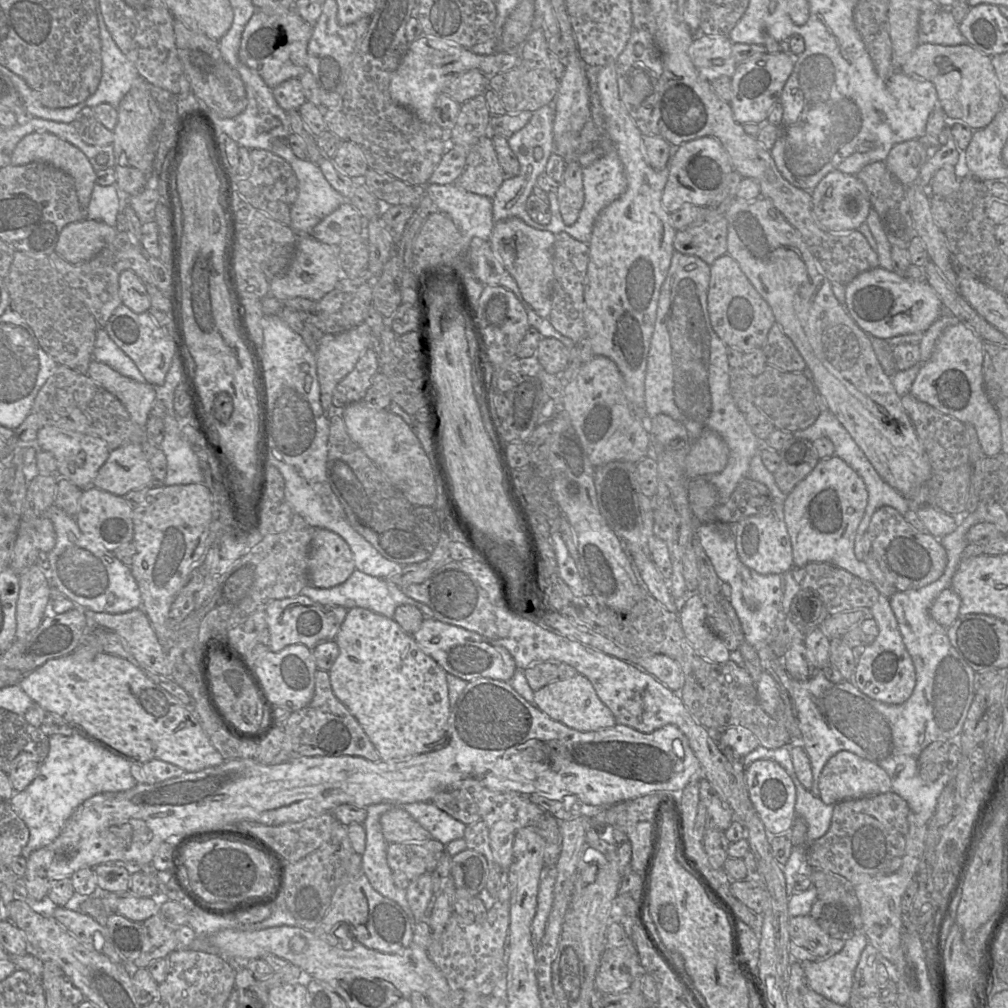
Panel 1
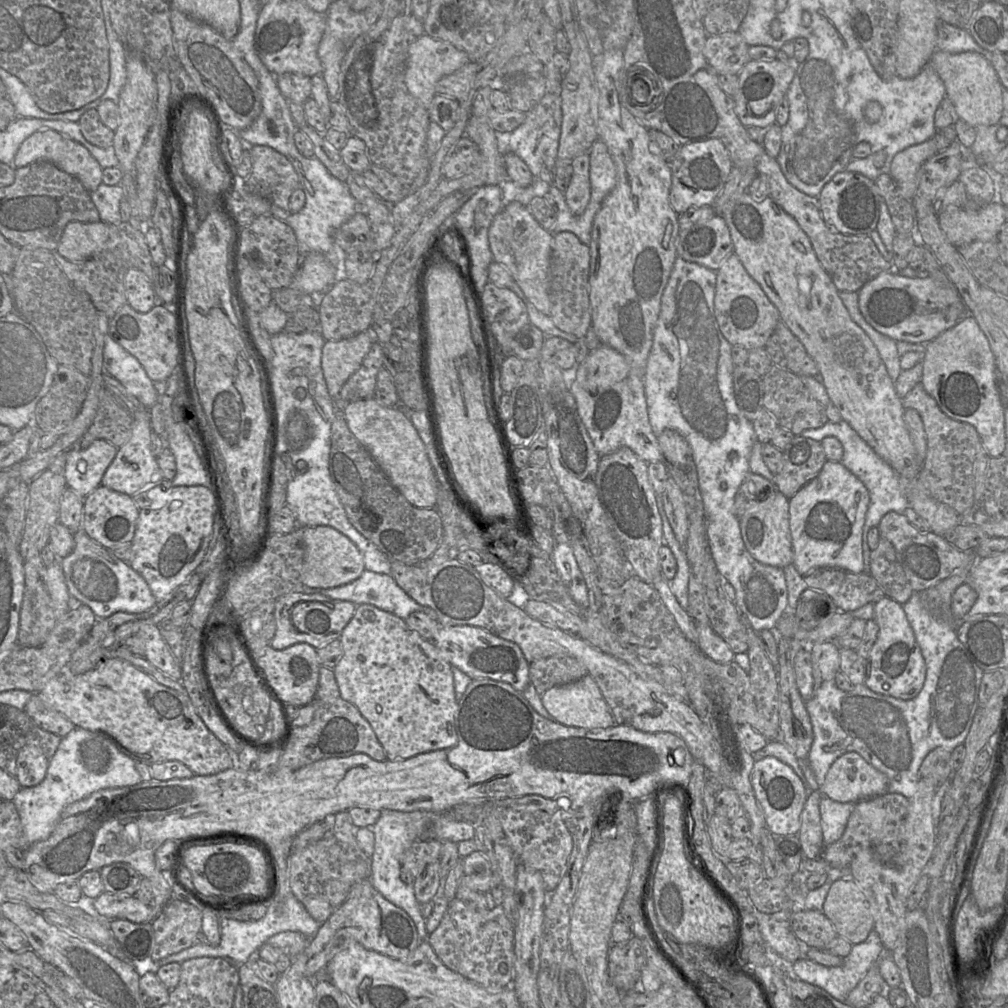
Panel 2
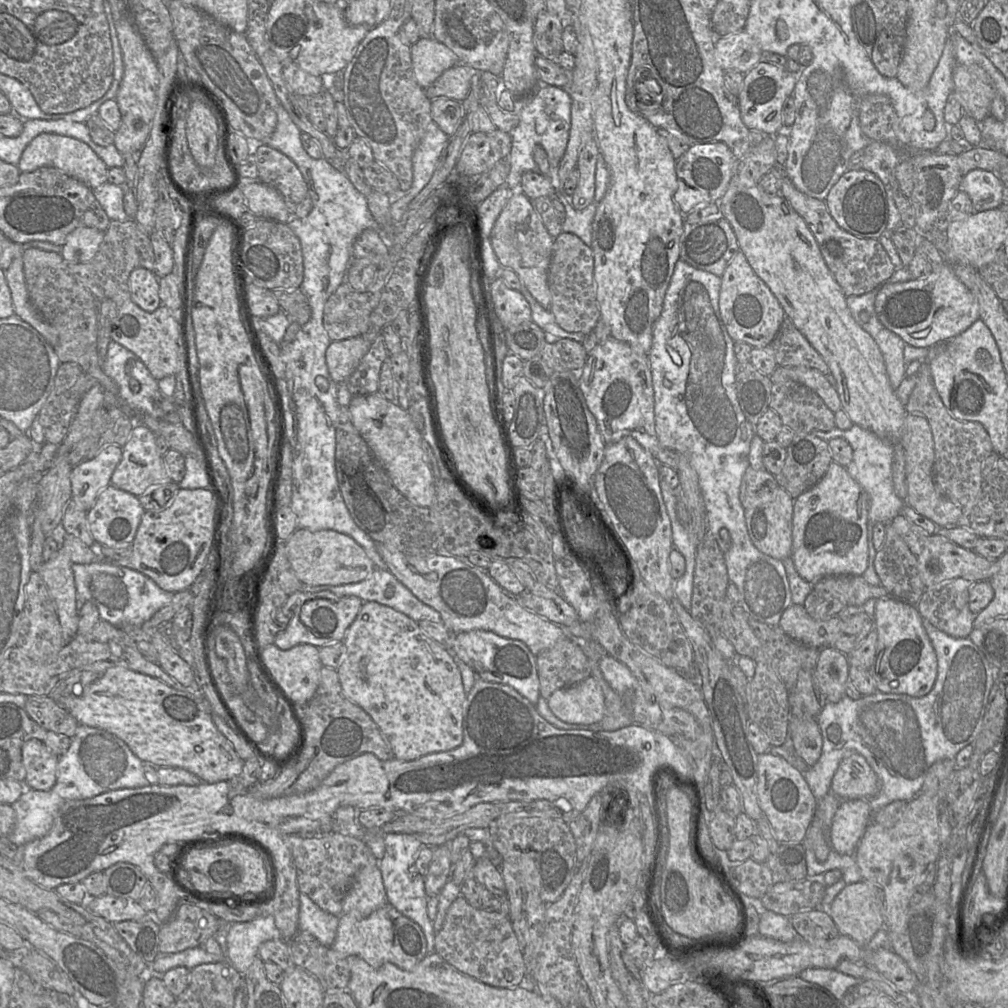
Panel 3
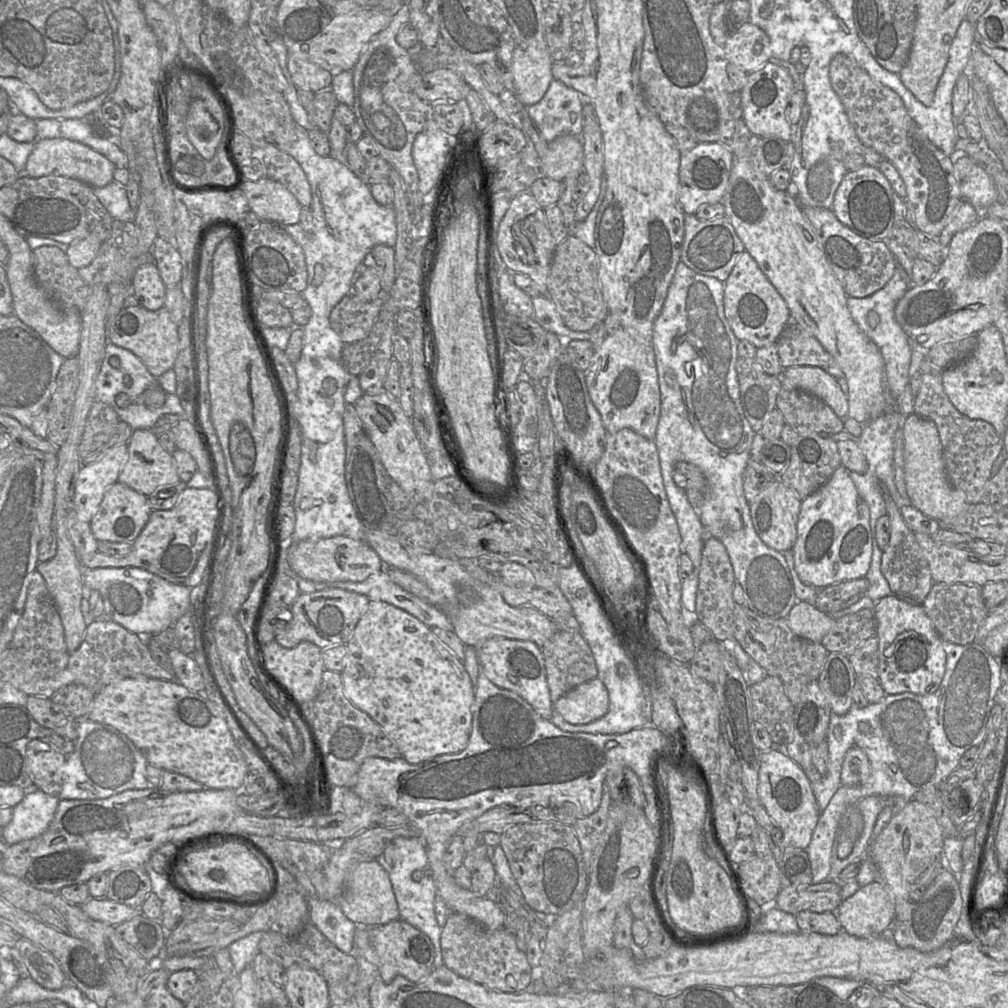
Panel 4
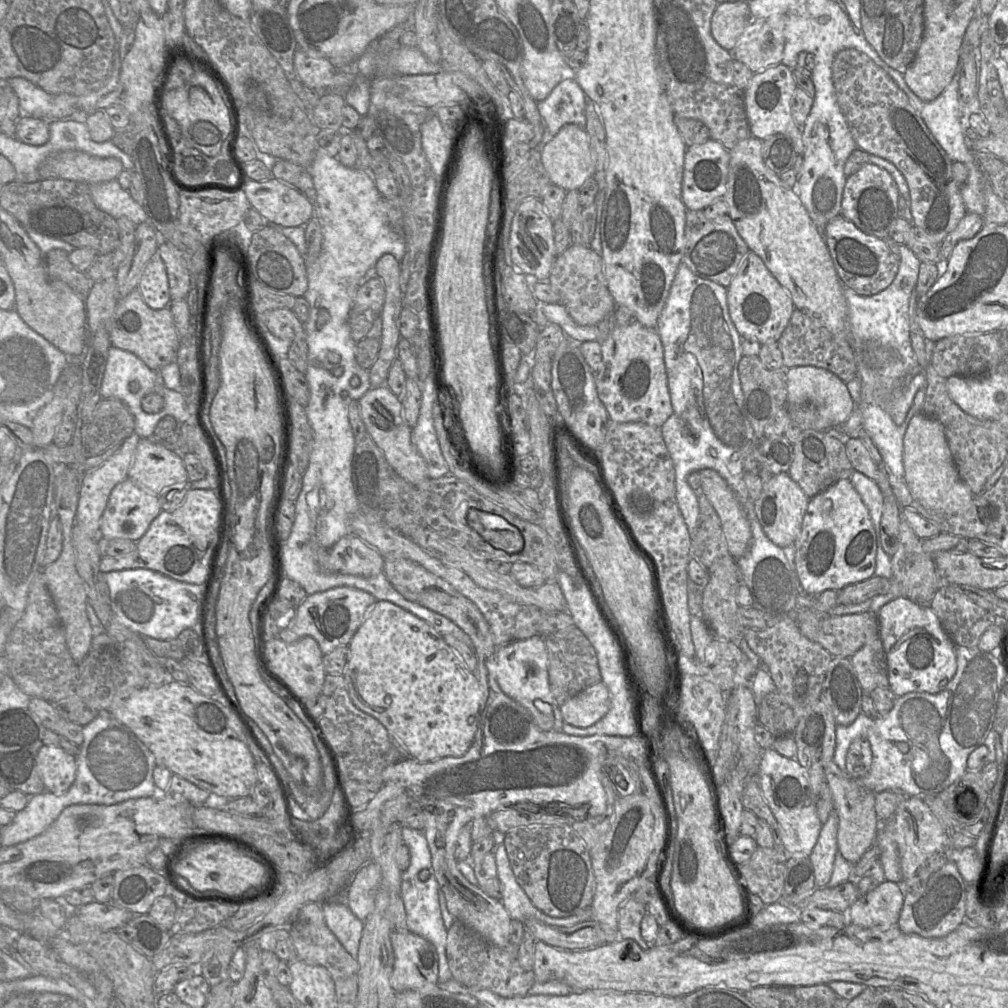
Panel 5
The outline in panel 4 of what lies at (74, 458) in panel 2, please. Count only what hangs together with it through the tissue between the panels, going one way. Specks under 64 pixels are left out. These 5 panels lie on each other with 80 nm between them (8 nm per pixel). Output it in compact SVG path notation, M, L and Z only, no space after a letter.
M120 444L111 448L99 461L81 466L72 499L72 508L79 520L90 523L106 490L118 482L128 458L128 444Z

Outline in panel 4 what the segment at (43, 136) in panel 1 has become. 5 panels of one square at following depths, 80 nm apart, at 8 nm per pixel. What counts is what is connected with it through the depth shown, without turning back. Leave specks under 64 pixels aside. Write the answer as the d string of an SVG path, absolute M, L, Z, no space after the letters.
M47 138L35 145L22 175L38 178L47 175L65 176L100 188L113 181L116 165L92 148L65 138Z

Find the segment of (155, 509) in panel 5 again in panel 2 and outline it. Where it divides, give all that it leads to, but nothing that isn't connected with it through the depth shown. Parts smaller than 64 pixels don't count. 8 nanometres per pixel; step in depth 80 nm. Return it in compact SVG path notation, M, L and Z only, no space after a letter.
M100 485L84 497L82 529L106 549L114 549L132 541L139 509L132 497Z

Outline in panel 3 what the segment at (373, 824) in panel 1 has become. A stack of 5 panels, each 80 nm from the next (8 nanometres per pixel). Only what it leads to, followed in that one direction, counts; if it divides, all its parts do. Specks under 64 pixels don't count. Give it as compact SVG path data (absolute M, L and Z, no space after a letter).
M388 833L383 836L385 843L385 855L378 861L378 867L382 873L388 903L400 913L417 923L426 938L428 953L435 951L435 935L441 929L444 919L451 904L459 897L460 886L449 879L447 884L438 894L438 907L435 920L432 922L427 913L428 895L425 891L424 876L418 875L416 879L409 878L409 868L414 865L422 846L421 841L415 836L400 833Z

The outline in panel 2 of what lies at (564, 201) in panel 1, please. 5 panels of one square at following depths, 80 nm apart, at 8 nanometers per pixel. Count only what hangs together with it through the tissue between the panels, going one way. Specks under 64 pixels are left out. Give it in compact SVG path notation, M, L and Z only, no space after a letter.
M583 152L572 161L573 174L571 182L564 192L566 203L573 215L581 215L591 197L590 156Z

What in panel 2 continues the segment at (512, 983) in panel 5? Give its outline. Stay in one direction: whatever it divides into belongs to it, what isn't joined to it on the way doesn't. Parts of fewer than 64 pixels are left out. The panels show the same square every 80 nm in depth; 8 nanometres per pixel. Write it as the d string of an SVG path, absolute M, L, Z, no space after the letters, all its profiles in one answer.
M454 898L438 928L427 937L439 959L452 971L492 993L498 993L514 979L514 929L501 905L487 913L468 909Z

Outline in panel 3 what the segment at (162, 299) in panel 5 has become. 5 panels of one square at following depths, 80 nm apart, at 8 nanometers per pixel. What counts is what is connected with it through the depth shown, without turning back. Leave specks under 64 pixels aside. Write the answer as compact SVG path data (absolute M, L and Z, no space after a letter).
M143 267L134 269L129 276L130 299L143 310L153 312L162 304L159 297L159 278L154 271Z

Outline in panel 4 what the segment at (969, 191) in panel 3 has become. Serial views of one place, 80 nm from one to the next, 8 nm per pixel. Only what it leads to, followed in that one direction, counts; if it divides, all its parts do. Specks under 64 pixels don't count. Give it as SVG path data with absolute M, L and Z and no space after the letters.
M977 163L968 177L961 182L961 196L974 207L979 219L988 216L989 208L998 201L991 176Z

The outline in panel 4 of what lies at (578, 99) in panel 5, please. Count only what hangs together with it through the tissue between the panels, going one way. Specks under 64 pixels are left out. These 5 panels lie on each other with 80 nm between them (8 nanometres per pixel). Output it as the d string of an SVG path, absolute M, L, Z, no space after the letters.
M553 80L543 98L525 107L528 116L548 143L564 134L581 136L583 107L589 99L564 83Z

